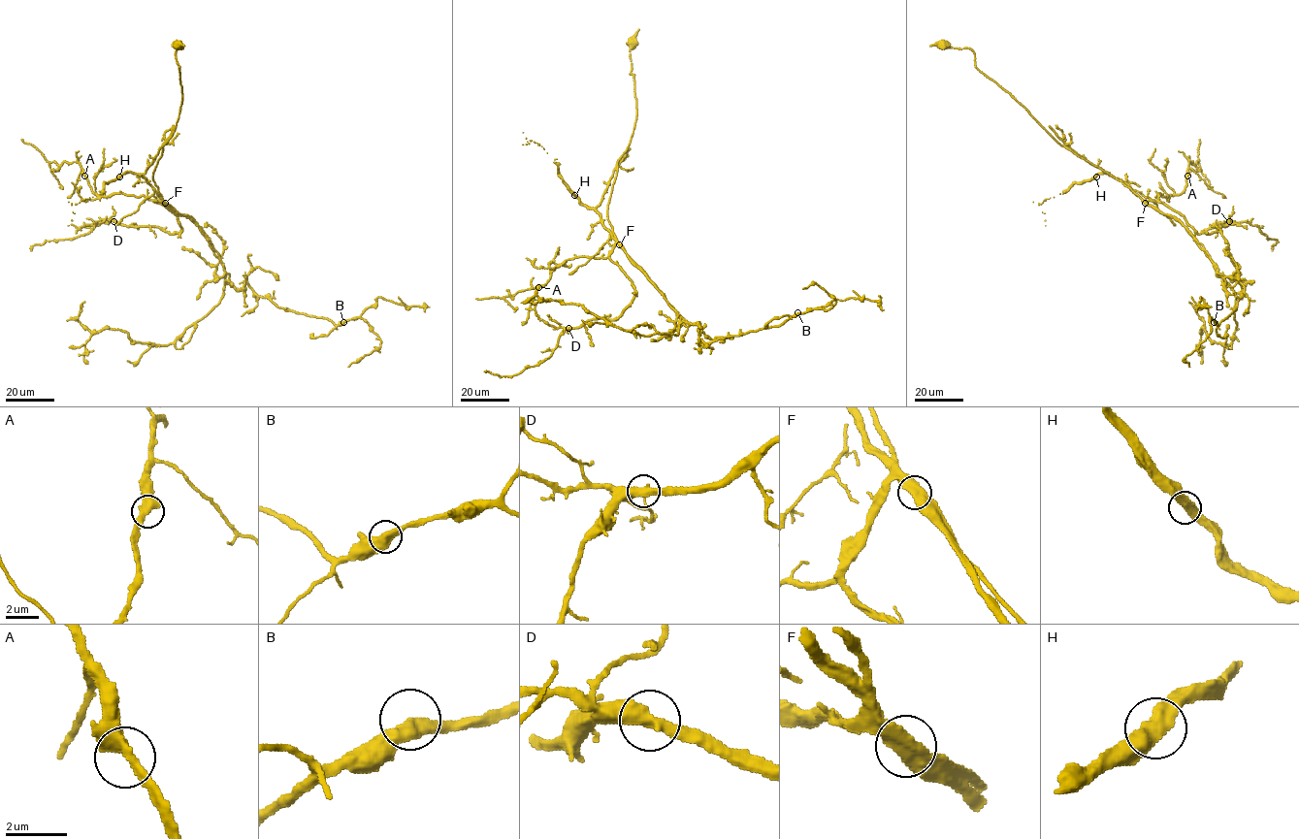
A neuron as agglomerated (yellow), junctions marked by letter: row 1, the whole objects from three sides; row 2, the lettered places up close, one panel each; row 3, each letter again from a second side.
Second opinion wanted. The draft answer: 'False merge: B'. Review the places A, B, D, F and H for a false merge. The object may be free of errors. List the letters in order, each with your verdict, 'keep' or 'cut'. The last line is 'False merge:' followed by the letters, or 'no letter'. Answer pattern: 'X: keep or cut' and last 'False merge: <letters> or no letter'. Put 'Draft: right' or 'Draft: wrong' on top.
Draft: wrong
A: keep
B: keep
D: keep
F: cut
H: keep
False merge: F

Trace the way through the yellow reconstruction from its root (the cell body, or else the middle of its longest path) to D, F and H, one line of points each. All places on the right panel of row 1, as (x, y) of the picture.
D: (943, 46), (969, 48), (976, 66), (1059, 144), (1143, 201), (1164, 203), (1198, 234), (1217, 232), (1229, 221)
F: (943, 46), (969, 48), (974, 54), (976, 66), (1020, 102), (1059, 144), (1121, 179), (1146, 203)
H: (943, 46), (969, 48), (974, 54), (976, 66), (1020, 102), (1059, 144), (1109, 174), (1101, 172), (1096, 177)

